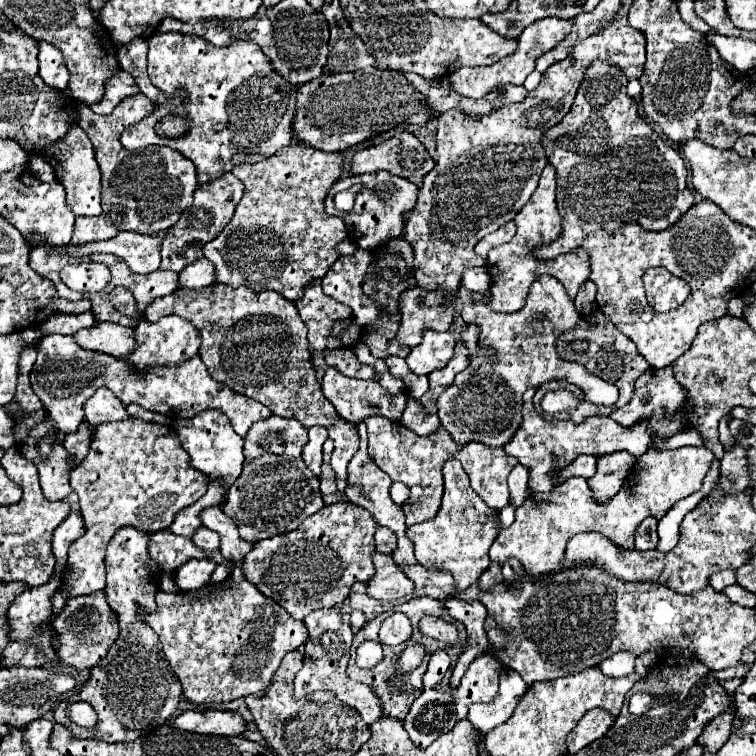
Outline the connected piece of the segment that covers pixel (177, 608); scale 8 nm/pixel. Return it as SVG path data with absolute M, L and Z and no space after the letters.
M206 507L200 511L200 519L206 529L220 535L220 553L236 561L236 569L224 583L210 585L208 589L176 595L158 593L158 609L150 615L140 615L140 619L158 633L164 655L178 675L186 699L196 705L208 705L234 701L266 689L284 655L308 641L308 629L242 577L240 561L252 549L252 543L240 537L230 517L220 507Z

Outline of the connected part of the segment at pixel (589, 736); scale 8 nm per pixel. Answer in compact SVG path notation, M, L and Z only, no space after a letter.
M604 709L588 711L588 715L582 717L580 723L576 725L576 729L568 735L568 753L574 755L582 747L600 739L610 729L612 723L614 723L614 717L608 711L604 711Z

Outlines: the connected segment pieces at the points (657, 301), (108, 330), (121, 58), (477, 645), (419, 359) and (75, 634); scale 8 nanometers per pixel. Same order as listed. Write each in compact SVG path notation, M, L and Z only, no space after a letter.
M664 267L649 268L642 280L648 303L658 313L680 307L690 293L688 283L668 273Z
M96 323L96 329L84 329L74 335L76 343L84 349L108 353L114 357L126 357L136 349L134 329L120 327L116 323Z
M136 37L126 45L116 45L116 59L120 69L128 71L136 79L136 85L150 101L162 105L168 101L168 97L164 97L164 93L160 93L160 89L154 89L154 85L150 83L146 73L146 55L148 55L148 45L146 39L142 37Z
M456 599L444 601L444 607L452 619L460 621L466 627L466 649L458 657L452 677L450 677L450 687L456 689L468 665L480 655L480 649L484 649L484 607L478 601L466 603L466 601L456 601Z
M428 331L422 337L422 343L412 349L408 355L408 365L418 375L430 375L436 369L442 369L448 365L448 361L454 357L456 339L452 333L438 333Z
M96 591L84 597L74 597L72 601L68 601L60 617L54 619L54 629L58 631L58 637L60 637L58 659L76 669L92 669L94 665L98 665L98 661L108 653L108 649L118 637L116 615L106 603L104 591Z

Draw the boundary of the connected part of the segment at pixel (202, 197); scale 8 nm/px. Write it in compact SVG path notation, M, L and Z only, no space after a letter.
M226 173L224 177L198 187L194 193L192 207L188 207L180 215L180 221L168 229L168 233L162 241L162 265L160 265L160 269L172 269L172 271L180 273L186 265L200 259L202 247L208 241L212 241L212 237L218 237L220 231L232 219L234 207L242 199L242 193L244 193L244 183L238 177L234 177L232 173Z

